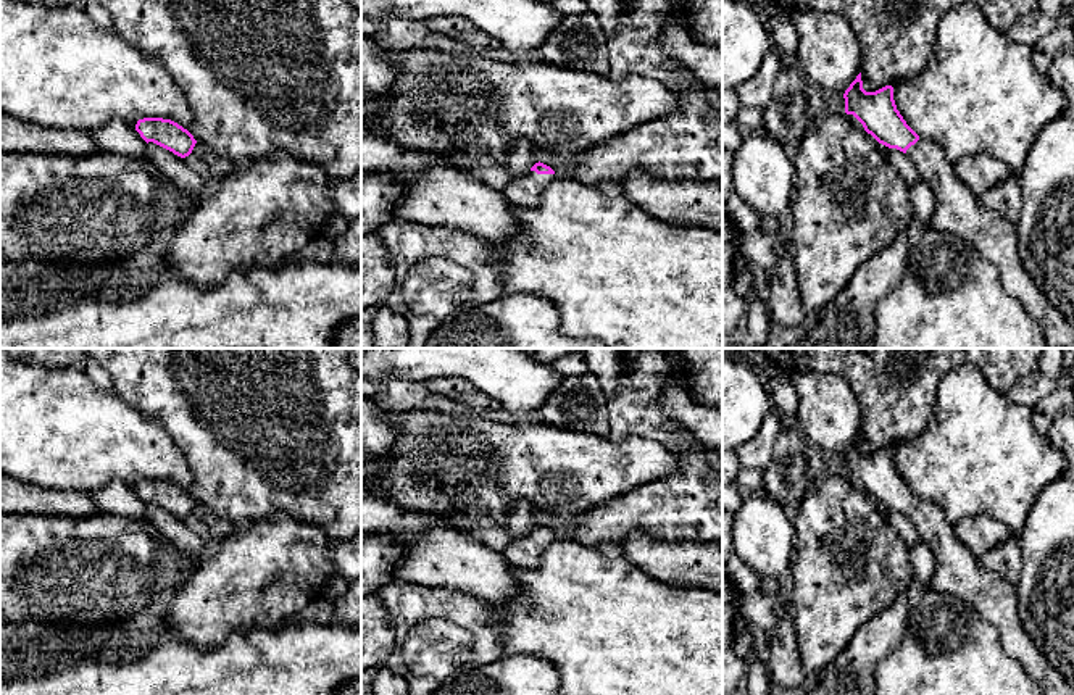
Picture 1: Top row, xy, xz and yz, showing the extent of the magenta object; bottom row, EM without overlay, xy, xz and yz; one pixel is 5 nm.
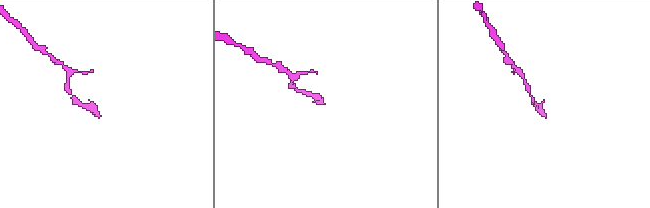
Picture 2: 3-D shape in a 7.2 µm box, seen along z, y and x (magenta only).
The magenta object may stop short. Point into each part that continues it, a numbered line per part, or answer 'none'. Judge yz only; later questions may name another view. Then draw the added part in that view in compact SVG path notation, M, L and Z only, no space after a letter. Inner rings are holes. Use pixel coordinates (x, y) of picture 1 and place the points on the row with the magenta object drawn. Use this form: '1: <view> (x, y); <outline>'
1: yz (958, 212); M919 137L906 155L935 195L929 227L964 239L997 266L1003 289L1039 323L1047 348L1074 348L1074 324L1048 302L1021 264L1014 224L980 205L935 144Z

